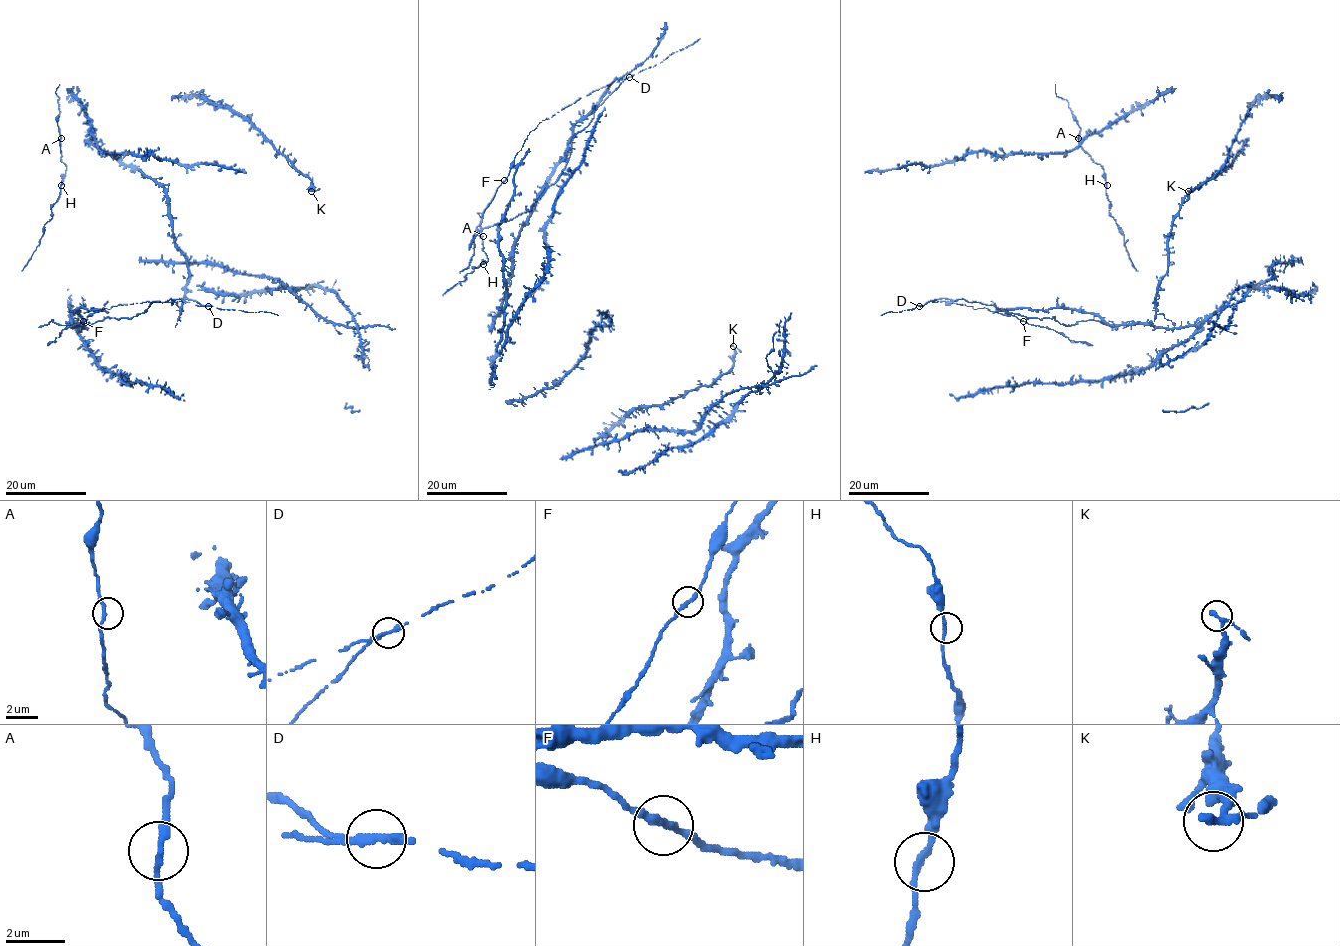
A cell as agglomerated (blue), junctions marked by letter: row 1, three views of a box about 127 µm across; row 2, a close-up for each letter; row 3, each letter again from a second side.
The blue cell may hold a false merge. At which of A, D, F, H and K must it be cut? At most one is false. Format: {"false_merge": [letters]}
{"false_merge": ["D"]}

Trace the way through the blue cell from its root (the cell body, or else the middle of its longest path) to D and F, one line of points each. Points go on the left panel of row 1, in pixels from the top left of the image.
D: (98, 311), (103, 307), (110, 309), (119, 304), (146, 301), (196, 301), (207, 306)
F: (98, 311), (83, 321)

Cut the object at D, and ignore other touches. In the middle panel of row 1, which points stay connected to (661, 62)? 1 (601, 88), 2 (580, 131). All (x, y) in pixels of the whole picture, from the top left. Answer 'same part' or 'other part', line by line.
1: same part
2: other part

